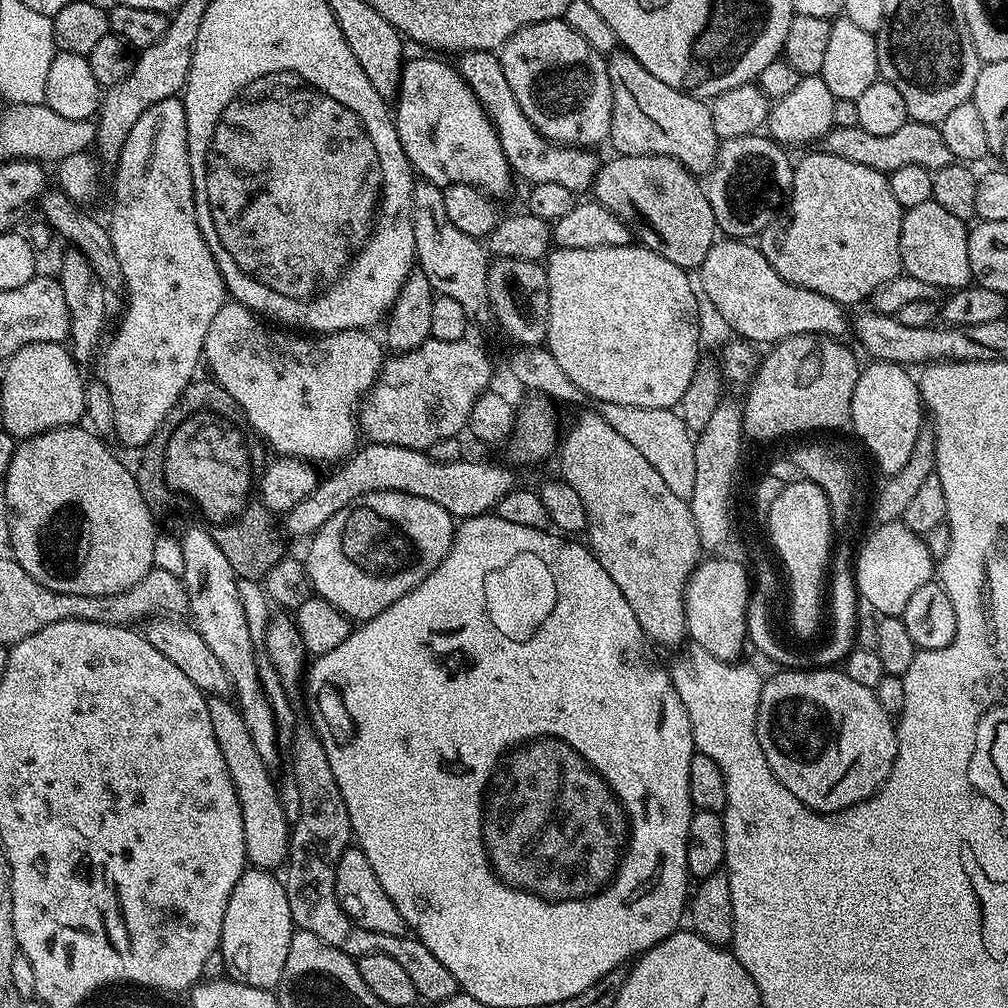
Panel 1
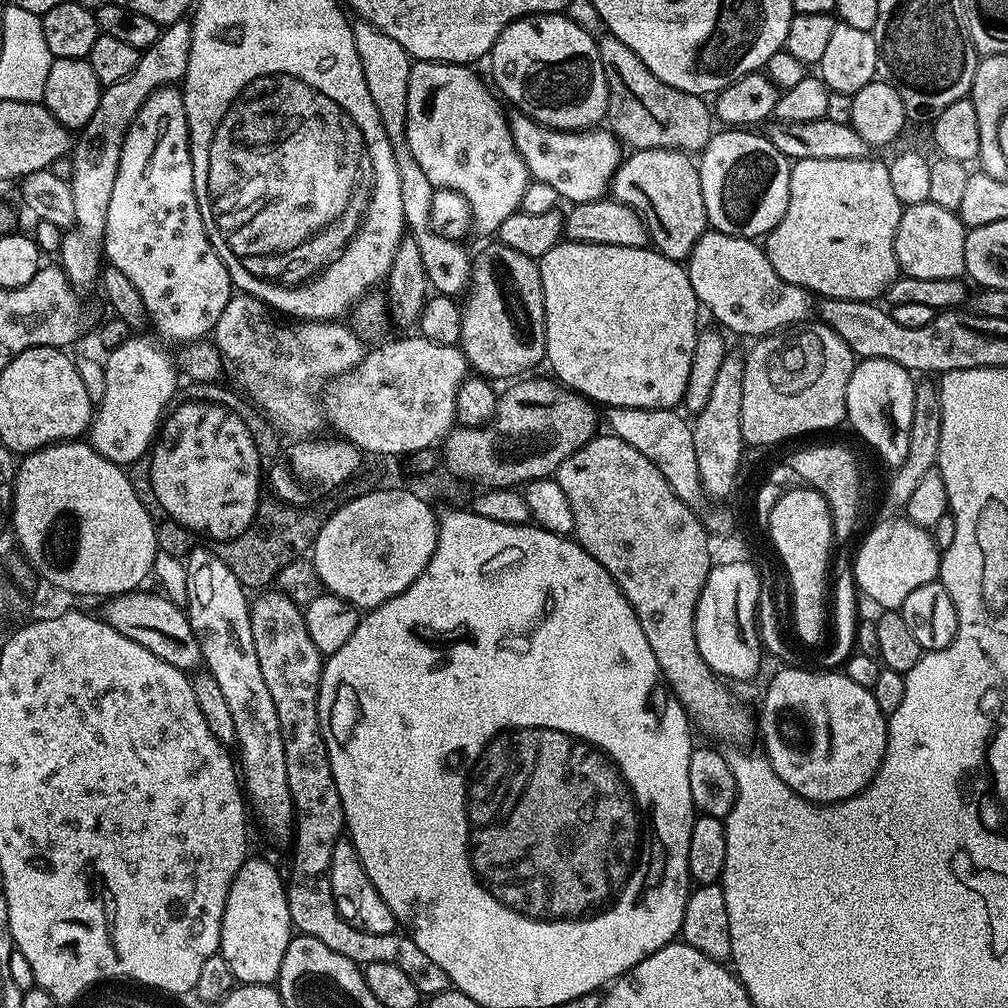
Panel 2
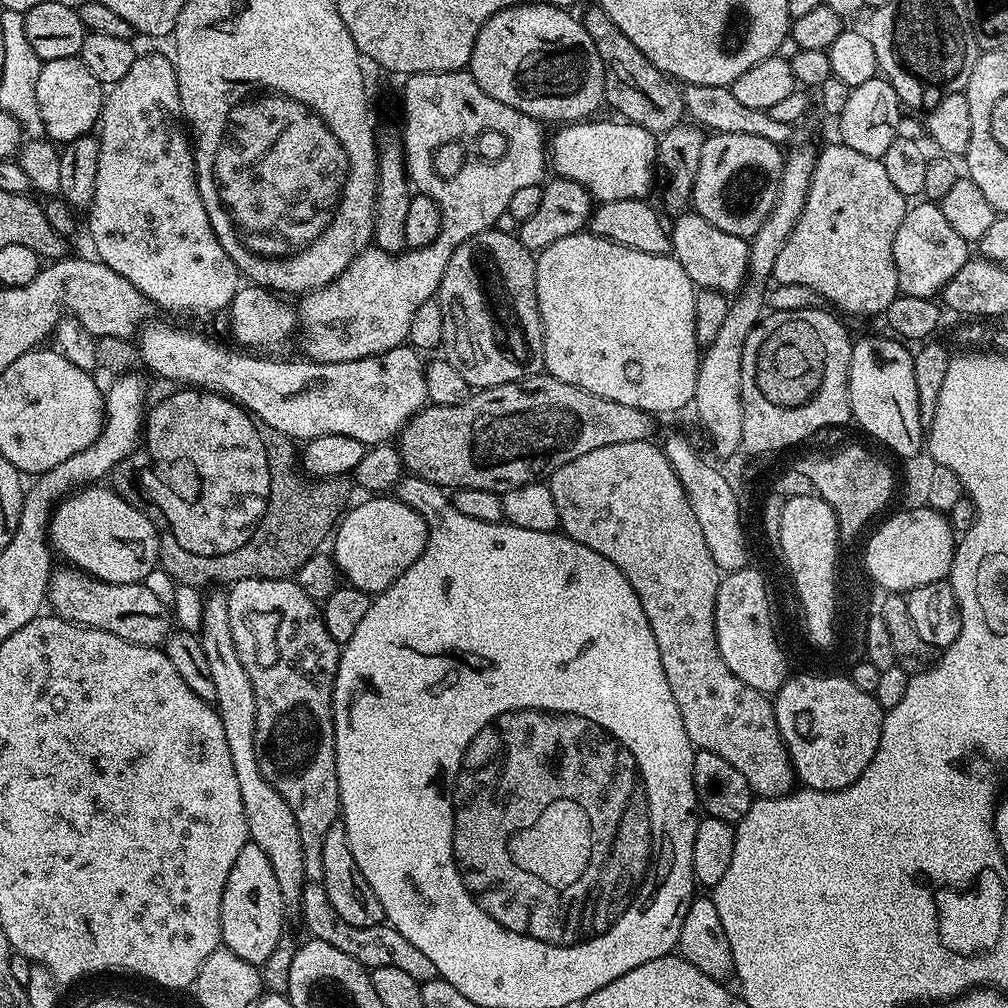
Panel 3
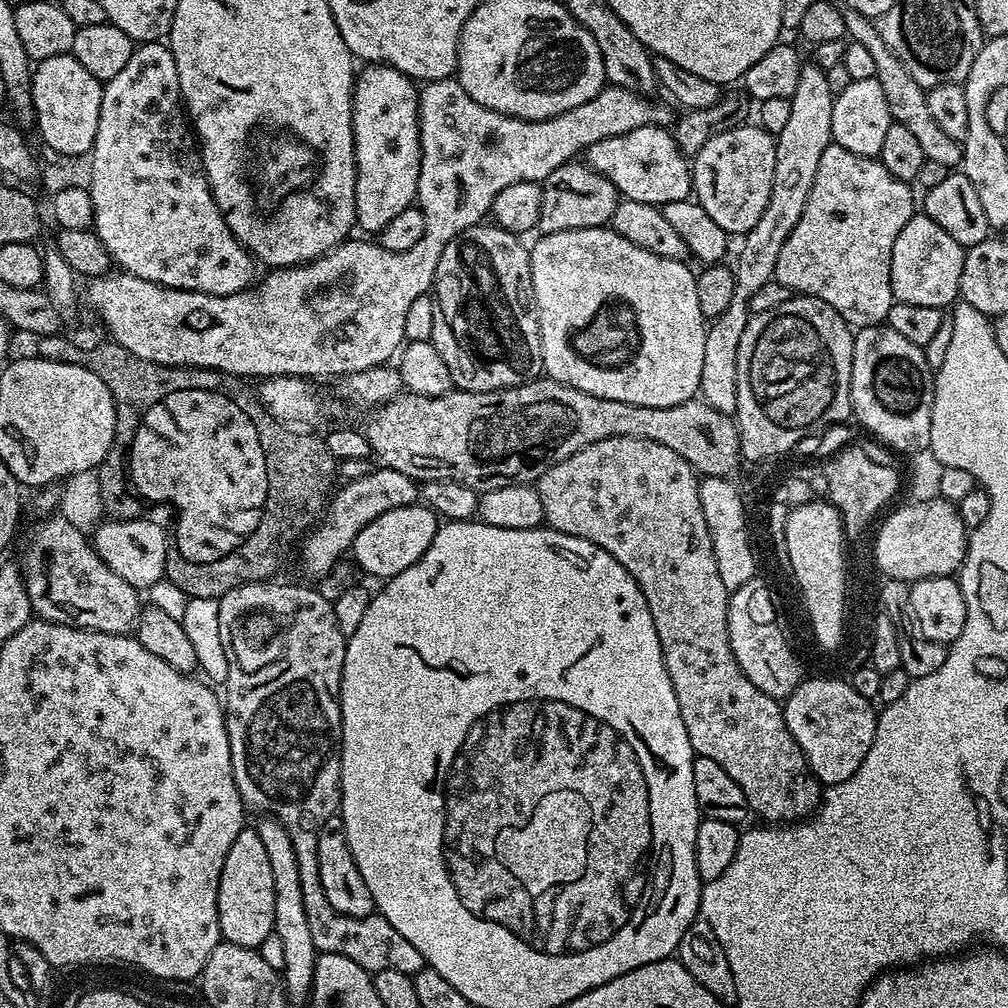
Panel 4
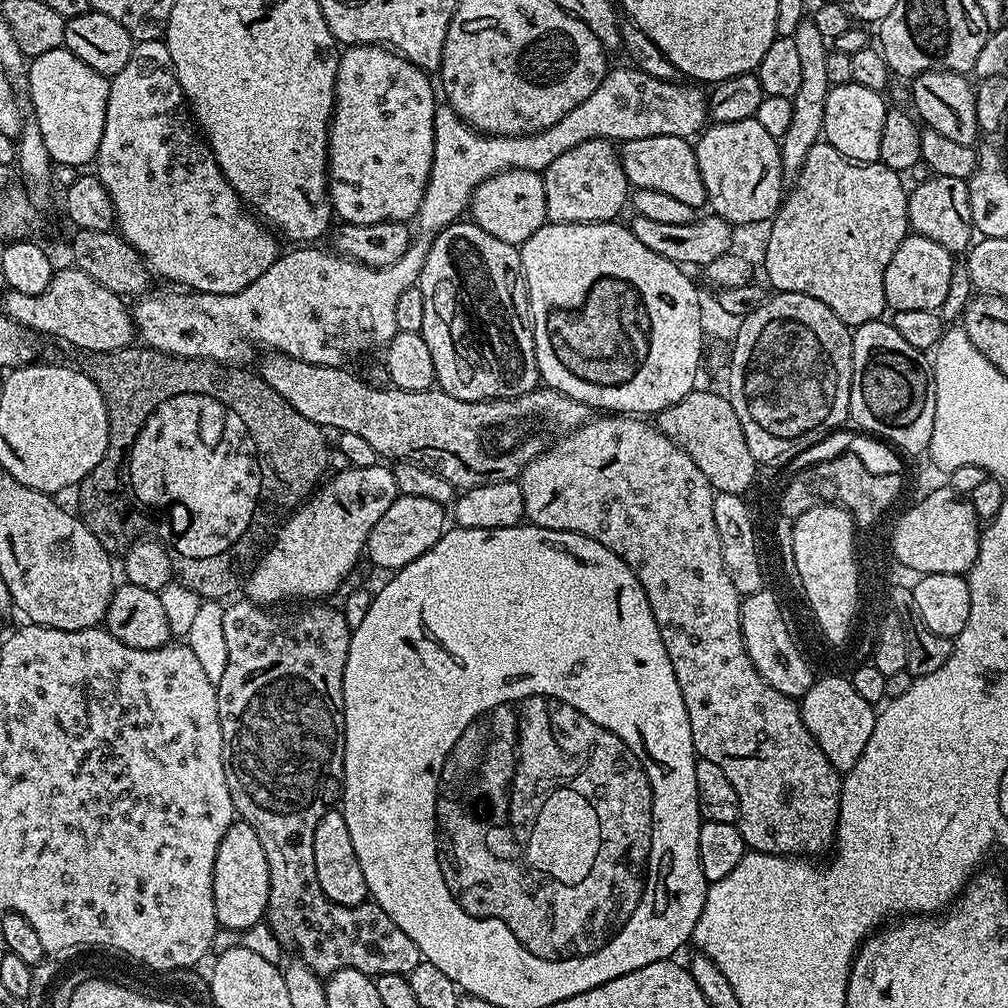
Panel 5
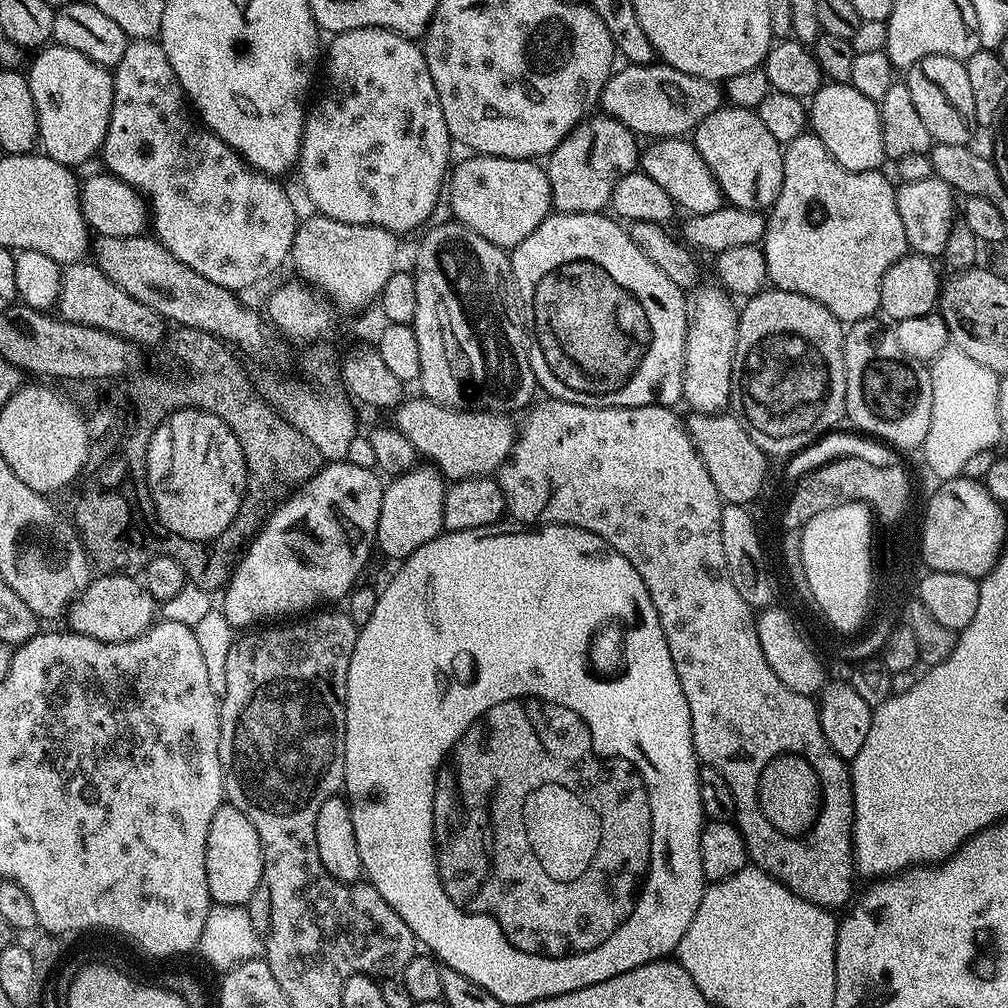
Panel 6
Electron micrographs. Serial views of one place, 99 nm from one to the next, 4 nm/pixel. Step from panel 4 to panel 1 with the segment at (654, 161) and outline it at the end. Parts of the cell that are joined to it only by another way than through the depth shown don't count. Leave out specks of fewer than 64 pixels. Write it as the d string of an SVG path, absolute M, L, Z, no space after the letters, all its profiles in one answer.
M465 52L459 57L458 71L460 77L470 86L470 90L480 99L480 105L490 118L494 130L500 139L502 150L508 159L508 167L517 177L528 180L529 185L538 182L558 182L566 186L566 190L583 194L593 187L598 171L598 160L588 150L573 150L567 146L553 144L545 140L544 135L526 118L522 106L514 98L514 90L510 90L510 82L506 82L506 74L502 74L499 55L490 52Z

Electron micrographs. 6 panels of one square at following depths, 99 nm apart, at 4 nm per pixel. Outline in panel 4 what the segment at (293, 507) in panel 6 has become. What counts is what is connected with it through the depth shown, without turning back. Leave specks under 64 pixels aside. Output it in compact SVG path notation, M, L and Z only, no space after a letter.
M378 466L356 480L345 481L329 499L321 522L303 541L301 550L305 570L314 578L320 578L351 549L354 538L374 518L380 517L387 510L404 508L418 501L417 481L393 468Z

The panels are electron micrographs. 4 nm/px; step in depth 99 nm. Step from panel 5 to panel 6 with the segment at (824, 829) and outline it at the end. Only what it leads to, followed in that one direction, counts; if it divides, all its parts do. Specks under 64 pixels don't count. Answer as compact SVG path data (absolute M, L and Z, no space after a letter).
M544 398L544 401L540 405L538 404L527 413L529 416L525 418L524 424L522 420L522 427L519 429L516 444L512 447L512 453L508 456L508 461L498 470L498 483L504 495L504 507L507 515L513 516L516 519L513 521L520 526L565 524L581 528L590 534L598 534L598 538L602 538L610 546L614 546L614 550L618 550L618 554L625 556L630 562L630 566L634 566L634 570L638 570L638 578L642 578L642 582L646 582L650 602L654 602L654 610L658 610L658 618L662 622L662 630L666 634L666 646L670 646L670 658L674 658L674 670L678 674L682 694L686 694L686 702L690 706L692 745L699 763L718 770L718 774L722 774L722 778L726 778L726 786L730 786L730 790L734 794L736 803L734 823L744 836L749 861L766 874L770 874L772 879L782 882L803 900L809 900L811 904L817 904L819 908L837 910L836 908L842 907L841 909L843 909L853 899L854 798L852 797L852 774L849 765L833 750L830 742L826 742L826 734L822 734L822 722L817 701L806 694L798 694L794 690L790 690L790 686L786 686L786 682L780 681L778 674L774 674L774 670L770 670L770 662L766 662L766 654L762 654L762 646L758 646L754 609L744 601L742 594L738 594L738 590L730 578L730 570L726 566L726 550L722 550L724 504L690 438L682 416L680 420L676 410L662 404L647 404L633 408L595 408L555 398Z

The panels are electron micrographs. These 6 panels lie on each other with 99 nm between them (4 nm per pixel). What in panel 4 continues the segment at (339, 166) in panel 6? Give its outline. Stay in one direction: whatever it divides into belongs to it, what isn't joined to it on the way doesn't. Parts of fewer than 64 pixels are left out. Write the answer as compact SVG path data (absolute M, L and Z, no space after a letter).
M385 64L361 67L352 91L352 129L356 147L356 223L359 231L364 231L361 233L378 234L402 210L417 203L420 173L417 85L406 74Z

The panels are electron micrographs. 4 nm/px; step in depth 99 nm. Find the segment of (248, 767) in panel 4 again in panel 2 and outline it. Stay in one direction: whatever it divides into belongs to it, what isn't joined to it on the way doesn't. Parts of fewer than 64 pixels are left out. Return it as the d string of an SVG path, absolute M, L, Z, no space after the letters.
M264 590L259 593L260 596L251 601L248 613L250 614L250 630L254 634L254 650L258 654L258 666L262 666L262 678L266 678L266 690L270 690L270 698L274 698L274 710L278 714L278 722L280 723L280 734L282 742L284 743L284 757L286 758L286 778L290 782L290 794L292 795L292 805L296 808L296 819L294 821L294 845L296 850L292 854L292 873L287 873L286 876L286 891L288 893L288 909L290 910L290 918L292 919L293 929L297 933L309 936L310 938L318 938L318 942L323 942L324 945L330 946L330 950L334 950L338 954L342 954L345 958L350 958L350 962L359 964L361 966L366 964L373 964L374 962L390 962L394 966L398 966L410 977L410 982L414 982L414 986L418 986L418 990L425 997L433 996L439 992L445 992L450 987L448 983L448 975L446 970L442 970L442 966L438 966L431 960L424 951L422 951L411 936L407 934L370 934L358 930L354 926L350 926L338 914L336 903L332 897L332 887L330 886L330 878L328 871L330 870L330 854L334 854L334 846L337 840L341 839L342 833L345 831L346 825L344 822L344 811L342 810L342 802L338 794L338 786L334 782L334 774L330 770L330 758L326 750L326 742L324 741L325 733L320 727L320 707L318 706L317 698L320 696L320 676L324 673L324 660L322 653L318 650L318 646L314 646L314 638L310 638L310 630L304 621L304 613L301 605L295 602L292 597L280 590L268 592L272 590Z

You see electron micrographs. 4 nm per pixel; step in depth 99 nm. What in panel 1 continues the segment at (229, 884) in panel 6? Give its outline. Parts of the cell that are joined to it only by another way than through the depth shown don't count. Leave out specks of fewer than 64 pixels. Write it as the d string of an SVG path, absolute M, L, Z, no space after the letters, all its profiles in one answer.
M251 866L245 867L238 878L234 890L230 894L230 902L226 902L226 914L222 918L222 934L219 950L224 959L225 973L238 984L276 990L280 987L282 970L286 966L286 954L290 954L290 942L294 925L290 914L290 902L286 898L286 890L273 873Z

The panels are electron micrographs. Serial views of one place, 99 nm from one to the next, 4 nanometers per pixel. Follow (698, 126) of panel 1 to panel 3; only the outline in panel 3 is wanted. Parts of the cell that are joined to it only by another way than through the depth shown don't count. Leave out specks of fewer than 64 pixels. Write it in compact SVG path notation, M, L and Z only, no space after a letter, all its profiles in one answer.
M592 6L582 15L582 23L586 34L590 34L590 42L594 42L594 50L604 63L604 98L607 107L617 108L629 124L637 124L653 134L663 134L666 130L676 128L685 119L684 94L677 81L667 77L610 22L610 14L606 14L598 6Z

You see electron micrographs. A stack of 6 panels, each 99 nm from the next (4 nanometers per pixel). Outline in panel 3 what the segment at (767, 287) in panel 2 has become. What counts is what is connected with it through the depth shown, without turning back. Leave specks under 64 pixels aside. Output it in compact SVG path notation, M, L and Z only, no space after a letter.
M694 210L679 213L675 220L670 226L671 255L676 257L682 270L686 270L697 289L709 288L725 294L739 293L748 279L748 240L726 234L726 230L718 230L718 226L706 222L706 218Z

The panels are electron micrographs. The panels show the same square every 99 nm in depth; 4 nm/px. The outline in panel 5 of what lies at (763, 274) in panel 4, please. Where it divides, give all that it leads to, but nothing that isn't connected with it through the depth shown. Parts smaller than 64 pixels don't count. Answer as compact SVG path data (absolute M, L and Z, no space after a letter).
M812 18L804 19L791 37L794 46L798 46L798 62L802 66L802 78L796 95L791 97L792 117L790 118L790 126L779 141L779 146L780 157L785 169L798 170L804 164L810 146L814 146L821 139L824 131L824 103L830 87L826 74L826 62L830 48L822 33L818 31L815 19Z

